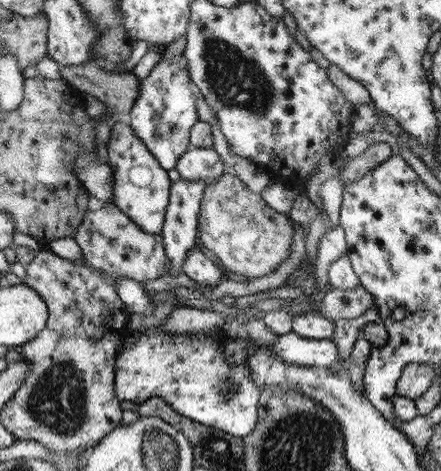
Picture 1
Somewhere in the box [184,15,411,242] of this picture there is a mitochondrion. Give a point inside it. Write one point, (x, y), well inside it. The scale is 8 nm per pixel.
(237, 82)

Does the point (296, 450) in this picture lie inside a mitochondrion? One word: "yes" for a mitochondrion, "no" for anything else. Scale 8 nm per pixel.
yes

